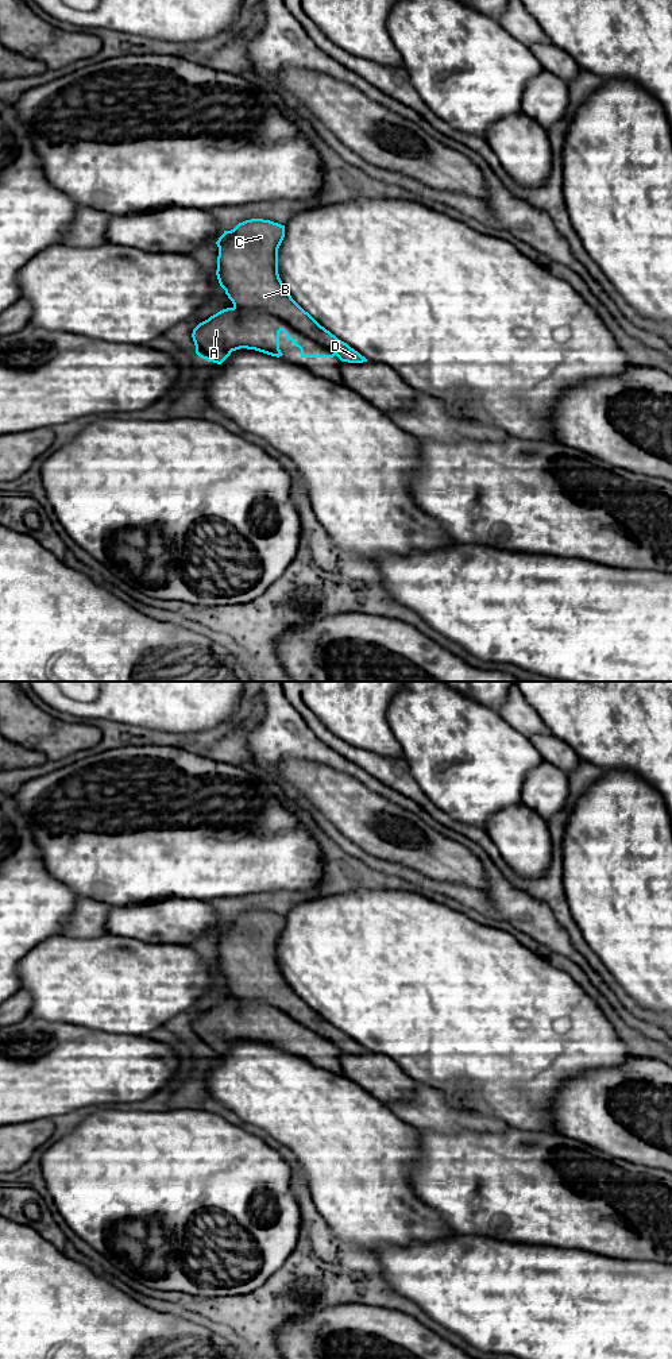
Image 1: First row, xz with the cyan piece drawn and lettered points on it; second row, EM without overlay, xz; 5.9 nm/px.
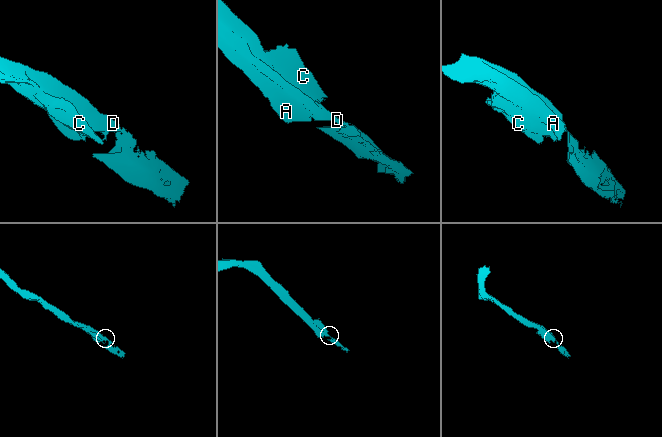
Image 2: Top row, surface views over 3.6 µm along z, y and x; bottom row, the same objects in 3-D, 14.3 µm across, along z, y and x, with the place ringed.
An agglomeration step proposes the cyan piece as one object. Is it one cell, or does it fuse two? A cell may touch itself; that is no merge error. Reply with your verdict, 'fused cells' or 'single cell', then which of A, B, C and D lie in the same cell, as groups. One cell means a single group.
fused cells | A / B C D

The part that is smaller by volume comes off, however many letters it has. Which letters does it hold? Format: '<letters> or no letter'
B, C, D

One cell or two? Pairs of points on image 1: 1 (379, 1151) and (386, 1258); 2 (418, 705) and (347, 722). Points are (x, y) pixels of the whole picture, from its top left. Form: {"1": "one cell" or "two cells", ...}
{"1": "two cells", "2": "two cells"}

